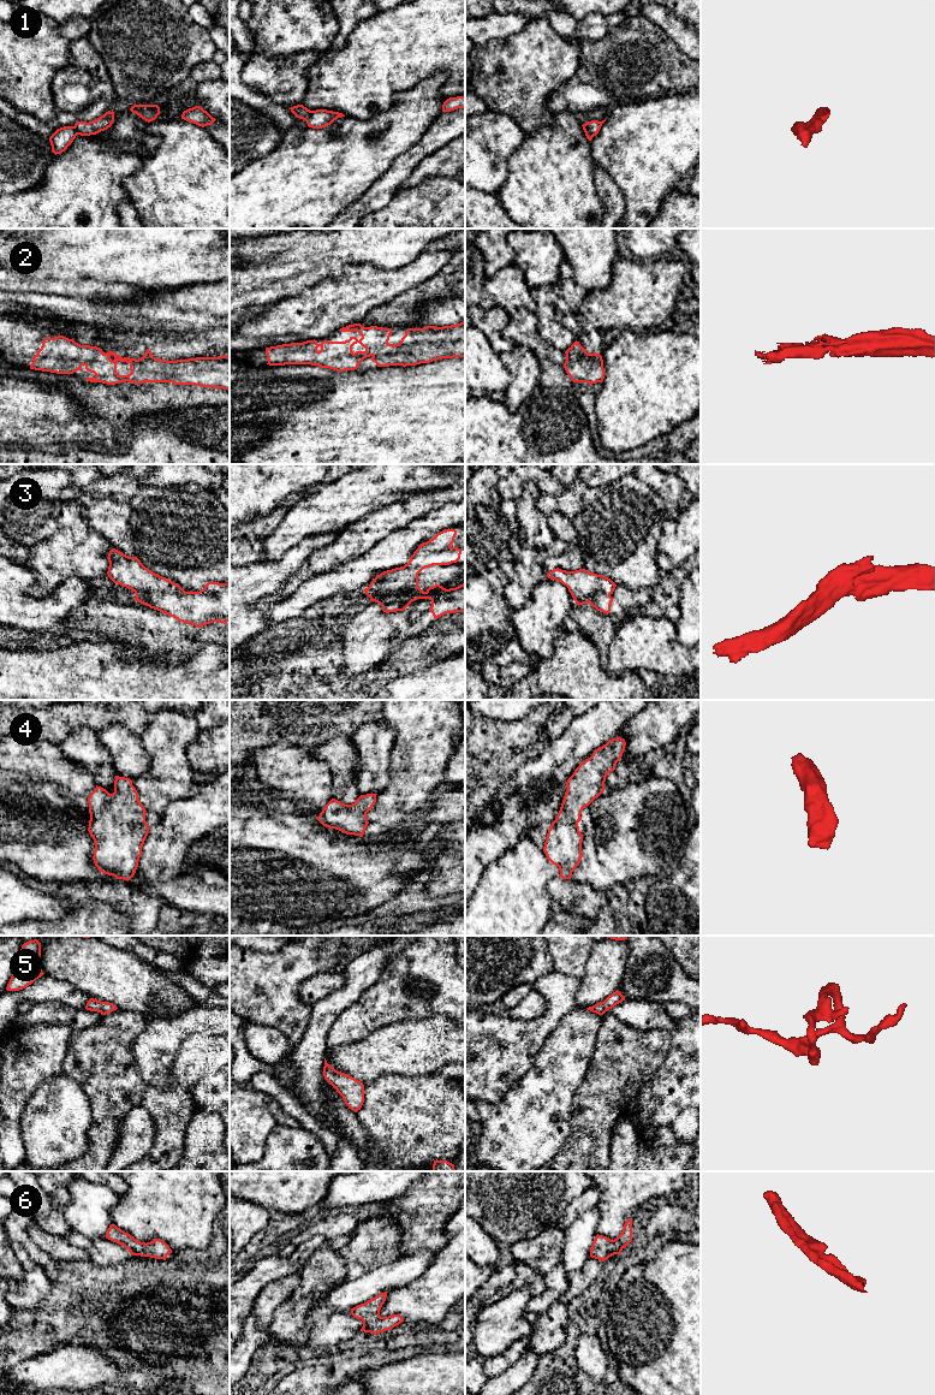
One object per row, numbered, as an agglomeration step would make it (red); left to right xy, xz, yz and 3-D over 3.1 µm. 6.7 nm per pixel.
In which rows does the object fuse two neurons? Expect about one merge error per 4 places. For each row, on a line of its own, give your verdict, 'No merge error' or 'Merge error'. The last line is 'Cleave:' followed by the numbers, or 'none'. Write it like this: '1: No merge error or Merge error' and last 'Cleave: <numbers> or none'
1: No merge error
2: No merge error
3: Merge error
4: No merge error
5: No merge error
6: No merge error
Cleave: 3

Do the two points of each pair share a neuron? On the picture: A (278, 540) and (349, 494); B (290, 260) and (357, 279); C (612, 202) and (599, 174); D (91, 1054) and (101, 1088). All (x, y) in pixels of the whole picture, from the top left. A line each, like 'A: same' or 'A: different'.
A: same
B: different
C: same
D: same

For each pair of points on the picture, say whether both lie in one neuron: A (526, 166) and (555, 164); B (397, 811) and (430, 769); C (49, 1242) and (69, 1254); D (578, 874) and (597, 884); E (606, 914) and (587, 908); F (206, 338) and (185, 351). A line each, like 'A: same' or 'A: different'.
A: same
B: same
C: same
D: same
E: different
F: same

